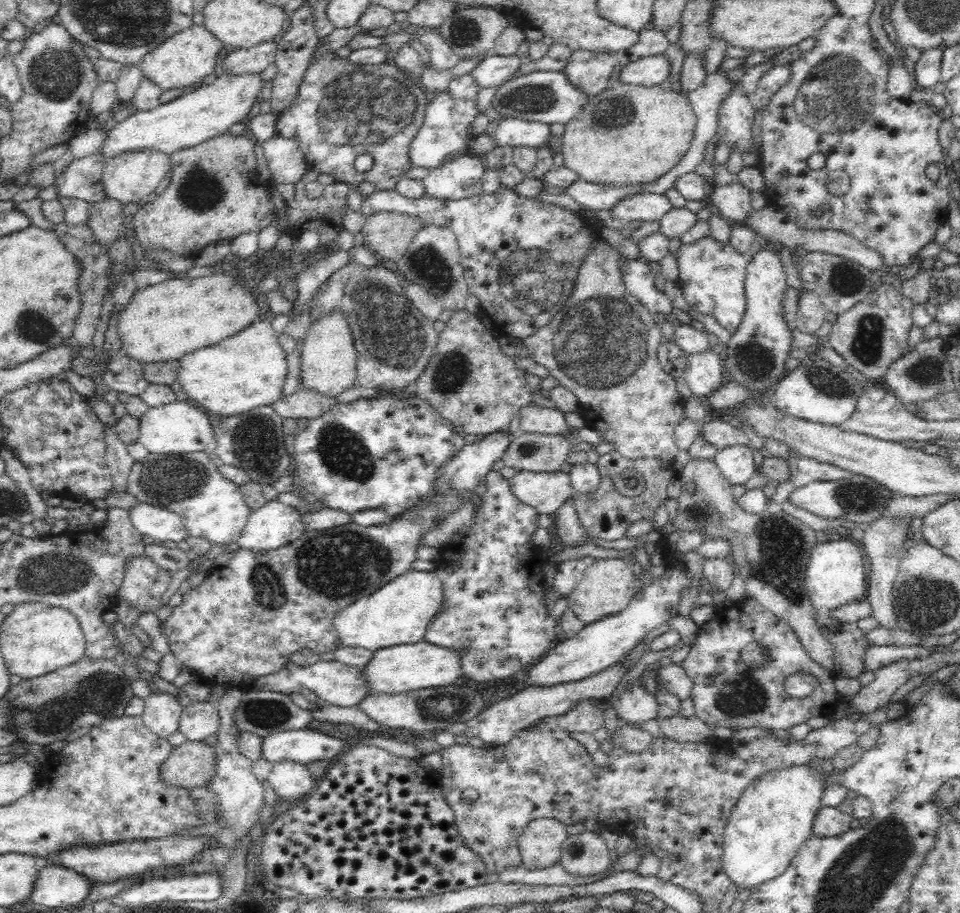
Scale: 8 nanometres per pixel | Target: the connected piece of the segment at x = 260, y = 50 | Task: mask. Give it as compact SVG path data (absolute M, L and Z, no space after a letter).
M273 40L250 48L237 48L223 54L223 72L226 74L254 74L262 72L275 59L278 44Z

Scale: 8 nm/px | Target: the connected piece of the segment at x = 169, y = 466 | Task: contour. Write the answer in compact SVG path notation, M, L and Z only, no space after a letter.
M206 451L194 453L148 453L143 459L134 462L127 480L127 492L137 500L166 508L183 518L190 536L202 537L210 544L234 545L247 523L250 507L244 501L241 487L228 480L218 469L219 463L213 461Z

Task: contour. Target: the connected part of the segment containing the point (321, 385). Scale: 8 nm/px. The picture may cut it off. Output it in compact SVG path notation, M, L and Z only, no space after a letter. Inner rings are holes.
M332 310L316 318L304 335L299 351L302 388L315 390L324 396L338 396L356 384L357 352L347 325L347 314L343 310Z

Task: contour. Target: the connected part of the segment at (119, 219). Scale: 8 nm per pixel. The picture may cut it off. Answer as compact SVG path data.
M106 198L92 203L86 224L92 229L98 244L111 244L124 234L121 231L123 220L123 205L115 199Z

